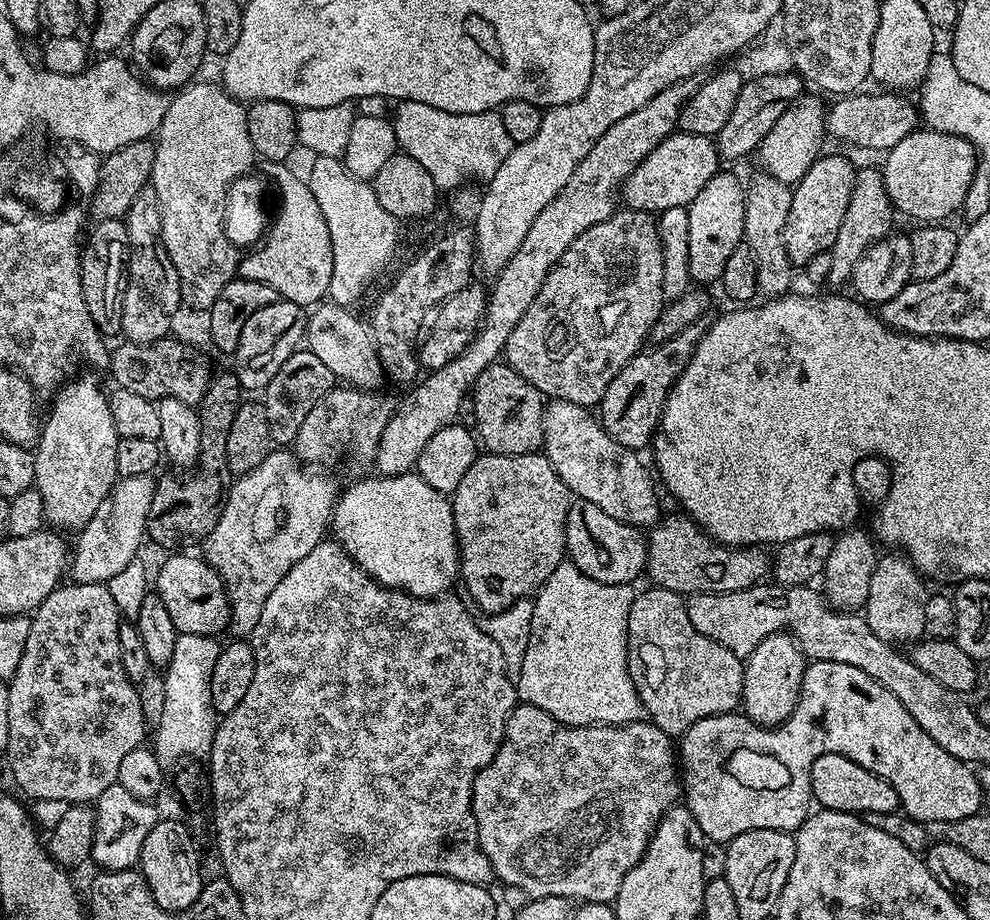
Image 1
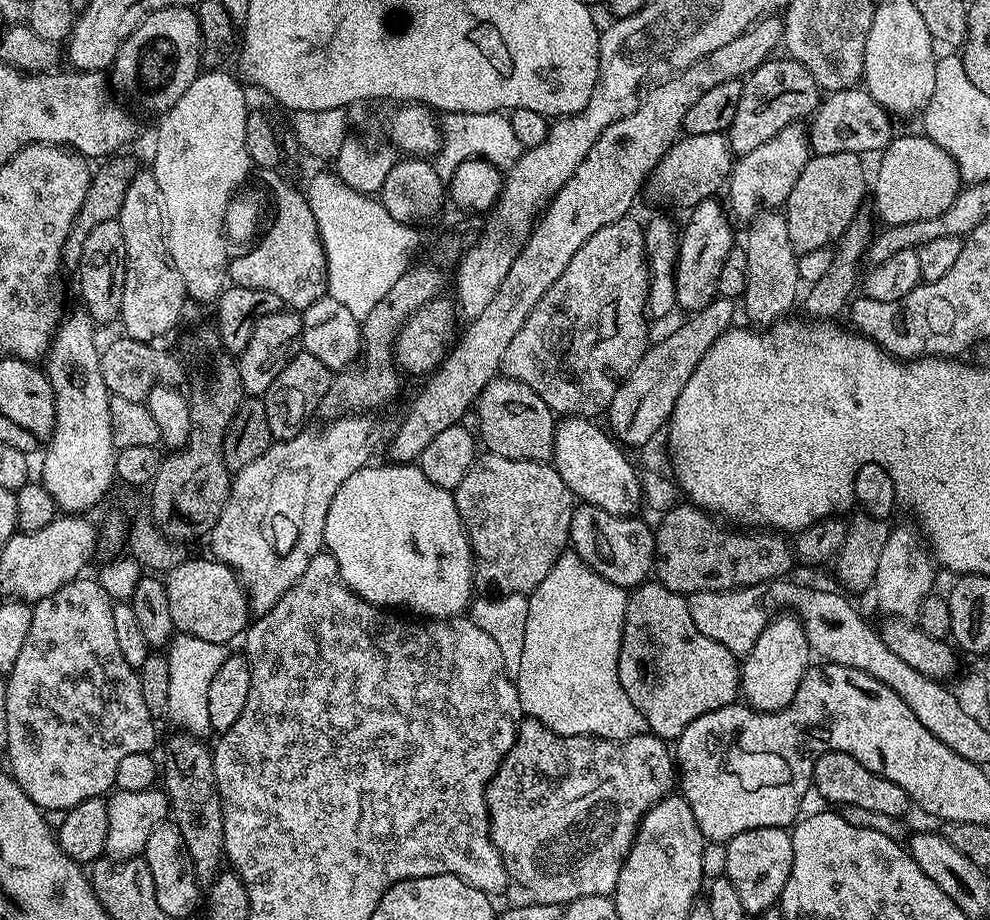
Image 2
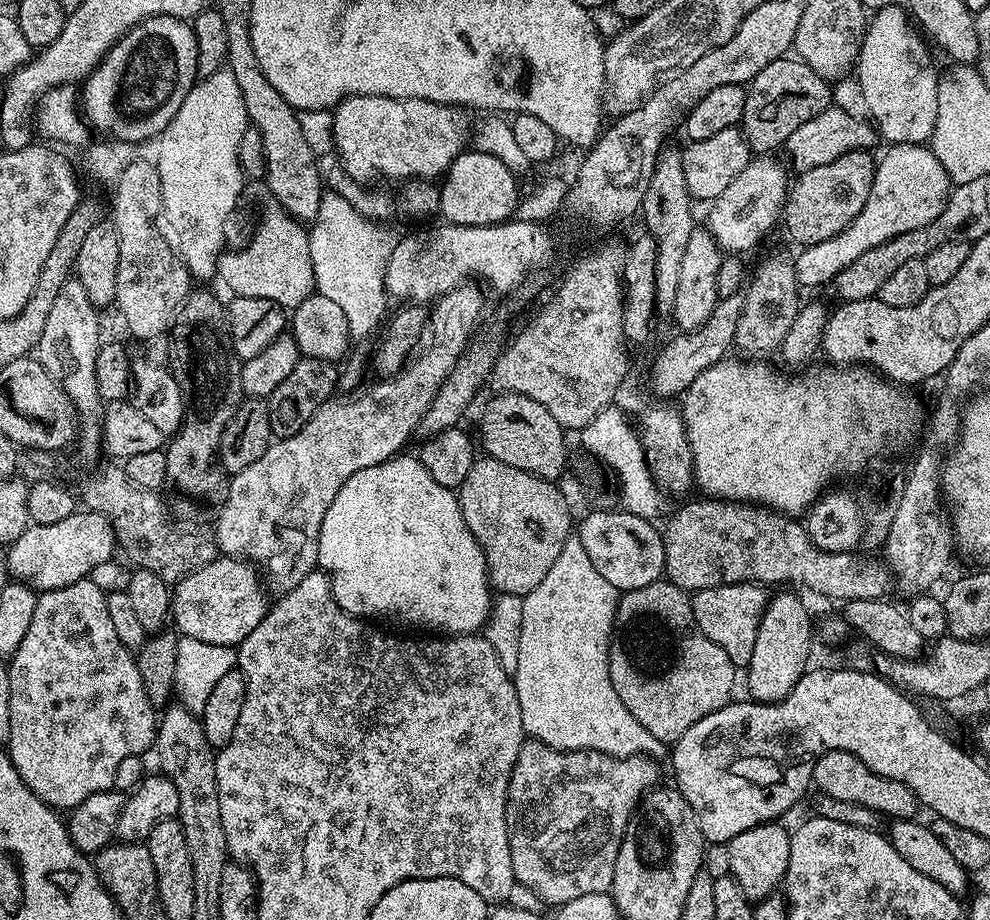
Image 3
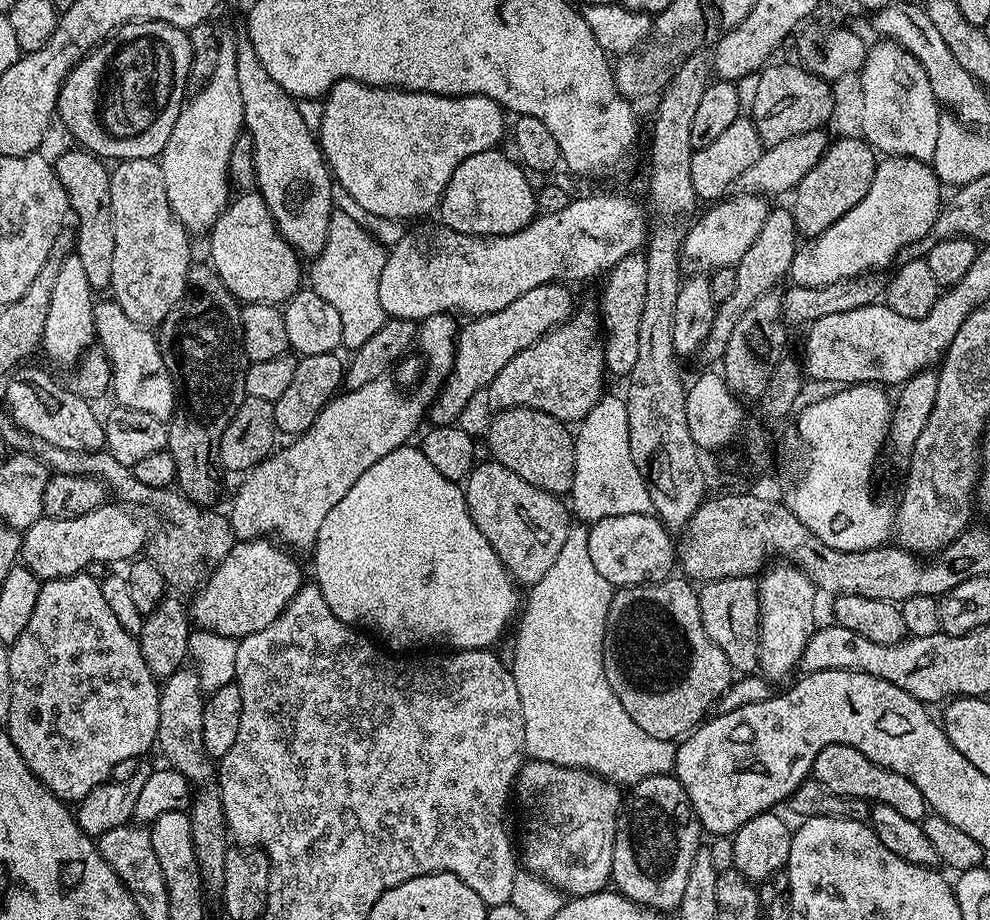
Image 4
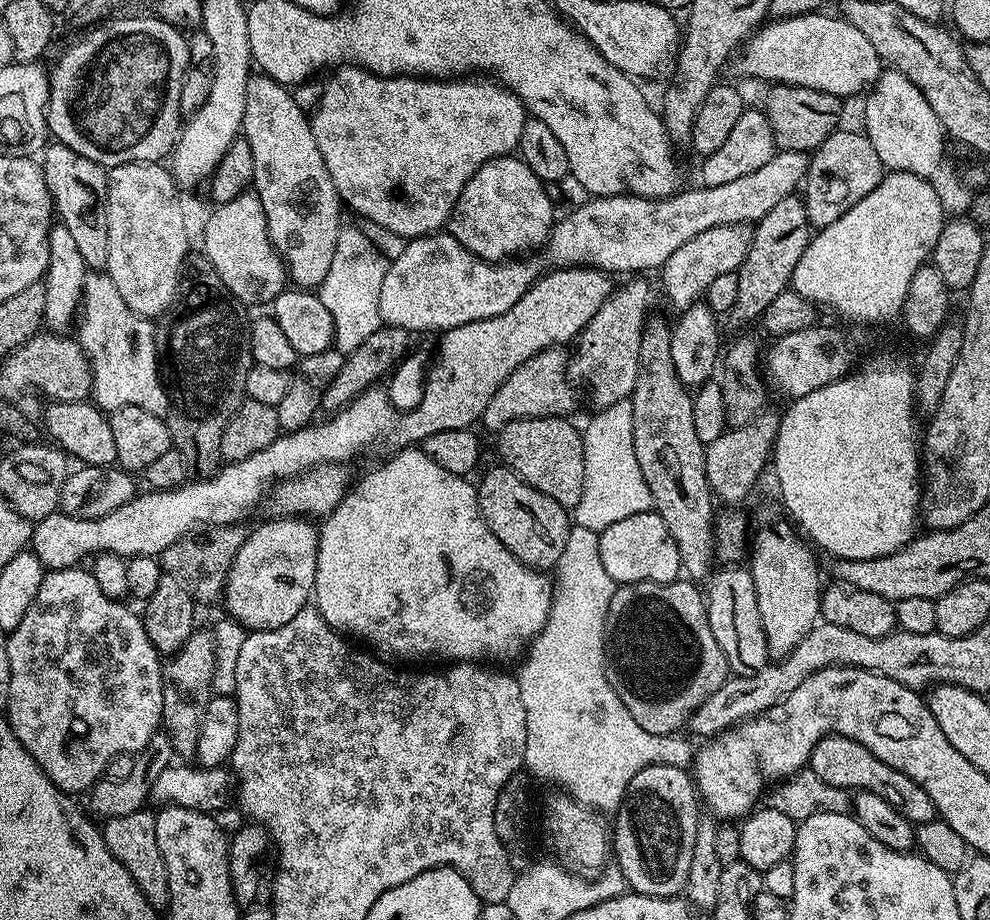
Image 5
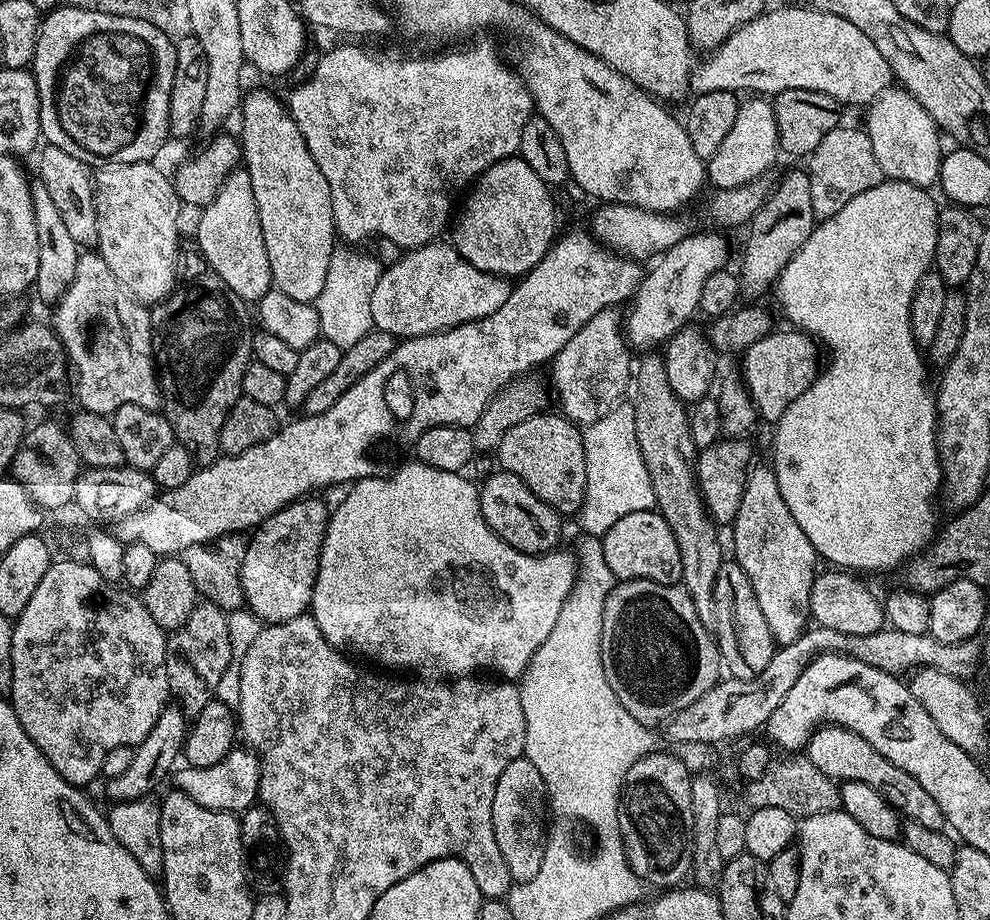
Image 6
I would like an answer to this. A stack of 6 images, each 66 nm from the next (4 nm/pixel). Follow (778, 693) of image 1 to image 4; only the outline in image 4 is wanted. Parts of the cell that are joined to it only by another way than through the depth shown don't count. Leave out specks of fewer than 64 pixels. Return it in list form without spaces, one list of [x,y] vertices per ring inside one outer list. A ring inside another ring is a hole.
[[[776,562],[759,577],[760,645],[758,646],[759,675],[769,682],[784,680],[800,667],[802,650],[818,627],[816,596],[818,589],[801,568],[787,562]]]

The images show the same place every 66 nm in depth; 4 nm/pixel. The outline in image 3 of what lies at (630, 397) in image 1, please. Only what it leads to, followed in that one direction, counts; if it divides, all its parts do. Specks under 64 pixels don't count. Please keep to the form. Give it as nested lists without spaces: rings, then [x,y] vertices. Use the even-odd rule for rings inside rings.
[[[743,291],[732,296],[721,296],[714,306],[714,314],[698,326],[698,330],[676,334],[676,337],[657,354],[652,360],[652,388],[660,398],[680,398],[684,391],[710,366],[725,359],[733,351],[738,330],[738,318],[742,318]],[[729,351],[729,352],[728,352]],[[676,396],[676,397],[672,397]]]

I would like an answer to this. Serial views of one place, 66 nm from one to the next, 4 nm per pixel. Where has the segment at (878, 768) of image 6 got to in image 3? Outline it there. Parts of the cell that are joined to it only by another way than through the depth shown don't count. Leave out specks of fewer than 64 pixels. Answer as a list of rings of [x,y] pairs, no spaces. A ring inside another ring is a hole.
[[[834,750],[822,754],[812,765],[812,784],[820,787],[819,791],[830,798],[838,798],[841,802],[854,802],[858,806],[866,806],[880,813],[881,817],[893,820],[910,820],[917,815],[918,801],[916,795],[902,782],[894,782],[894,778],[882,778],[866,766],[854,754]]]

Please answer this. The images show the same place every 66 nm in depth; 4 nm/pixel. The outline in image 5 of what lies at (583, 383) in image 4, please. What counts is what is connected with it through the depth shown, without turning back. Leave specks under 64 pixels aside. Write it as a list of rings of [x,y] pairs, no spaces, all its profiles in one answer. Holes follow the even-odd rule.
[[[560,346],[544,348],[526,362],[522,362],[522,366],[518,366],[518,370],[514,370],[514,374],[510,374],[506,382],[502,382],[500,391],[492,395],[487,411],[571,417],[573,415],[571,412],[580,404],[581,393],[568,375],[570,356],[567,351],[565,353],[564,351],[565,349]]]

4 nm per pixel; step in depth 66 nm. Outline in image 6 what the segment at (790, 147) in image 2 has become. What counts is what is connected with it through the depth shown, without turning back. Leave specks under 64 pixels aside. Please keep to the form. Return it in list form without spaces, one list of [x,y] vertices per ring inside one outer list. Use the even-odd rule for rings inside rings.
[[[714,233],[689,234],[683,236],[674,246],[670,246],[670,250],[661,252],[656,264],[652,269],[643,273],[640,289],[636,291],[635,296],[630,301],[632,309],[626,312],[622,320],[624,335],[631,347],[644,348],[640,350],[652,350],[657,346],[663,345],[669,338],[675,334],[677,330],[685,327],[689,323],[688,320],[692,315],[697,315],[700,312],[700,299],[702,298],[702,285],[705,284],[706,278],[710,278],[710,274],[714,274],[718,269],[725,267],[728,260],[728,244],[720,236],[715,236]]]

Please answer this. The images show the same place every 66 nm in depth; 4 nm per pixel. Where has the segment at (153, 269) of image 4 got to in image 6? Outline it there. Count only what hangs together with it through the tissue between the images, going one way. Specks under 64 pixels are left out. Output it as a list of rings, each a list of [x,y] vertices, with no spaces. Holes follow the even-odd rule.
[[[155,163],[114,164],[95,173],[96,213],[98,238],[96,244],[100,257],[110,266],[110,274],[130,293],[139,304],[155,306],[166,300],[178,284],[180,259],[180,211],[182,205],[176,197],[176,185],[155,168]]]

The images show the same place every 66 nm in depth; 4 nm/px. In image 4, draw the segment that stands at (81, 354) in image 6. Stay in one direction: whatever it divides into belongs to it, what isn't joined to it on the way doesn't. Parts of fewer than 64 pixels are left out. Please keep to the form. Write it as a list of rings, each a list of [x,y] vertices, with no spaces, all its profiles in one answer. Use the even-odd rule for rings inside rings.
[[[111,298],[105,300],[105,304],[102,304],[102,302],[96,304],[96,309],[94,310],[94,322],[96,323],[96,340],[98,341],[99,347],[103,348],[104,353],[108,356],[108,365],[112,367],[112,382],[110,385],[110,392],[111,395],[116,395],[115,403],[122,408],[129,408],[130,410],[143,410],[145,414],[151,414],[153,418],[158,418],[159,420],[163,420],[165,422],[171,420],[172,411],[176,409],[176,388],[172,385],[172,379],[166,370],[166,362],[160,353],[160,346],[157,337],[153,335],[153,333],[151,336],[151,334],[148,333],[151,331],[149,331],[145,325],[134,322],[130,318],[126,318],[126,314],[122,310],[122,306],[118,306],[115,300]]]

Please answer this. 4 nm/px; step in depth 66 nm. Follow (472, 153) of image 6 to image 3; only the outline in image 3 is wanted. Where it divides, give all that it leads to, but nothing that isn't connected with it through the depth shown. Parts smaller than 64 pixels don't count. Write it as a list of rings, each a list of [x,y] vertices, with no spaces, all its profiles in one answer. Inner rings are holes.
[[[347,96],[345,100],[340,101],[336,105],[333,116],[333,142],[335,155],[340,155],[342,163],[342,171],[349,176],[350,179],[356,181],[360,185],[367,185],[367,180],[380,180],[385,176],[388,180],[400,180],[399,182],[409,181],[435,181],[437,178],[443,177],[448,167],[454,162],[454,158],[458,158],[460,152],[465,151],[467,142],[470,140],[470,130],[468,134],[468,116],[469,113],[462,108],[454,108],[450,104],[439,104],[438,102],[430,102],[422,98],[386,98],[385,96]]]

